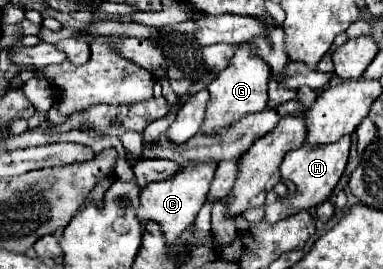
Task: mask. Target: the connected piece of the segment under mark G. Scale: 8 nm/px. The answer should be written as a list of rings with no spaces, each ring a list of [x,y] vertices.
[[[240,44],[232,64],[220,72],[220,76],[216,80],[210,82],[208,92],[210,92],[210,102],[206,108],[206,120],[200,128],[200,132],[204,136],[218,136],[224,128],[236,124],[238,120],[242,120],[246,114],[254,114],[254,112],[262,112],[268,104],[268,78],[270,78],[270,68],[268,64],[254,56],[248,44]]]

